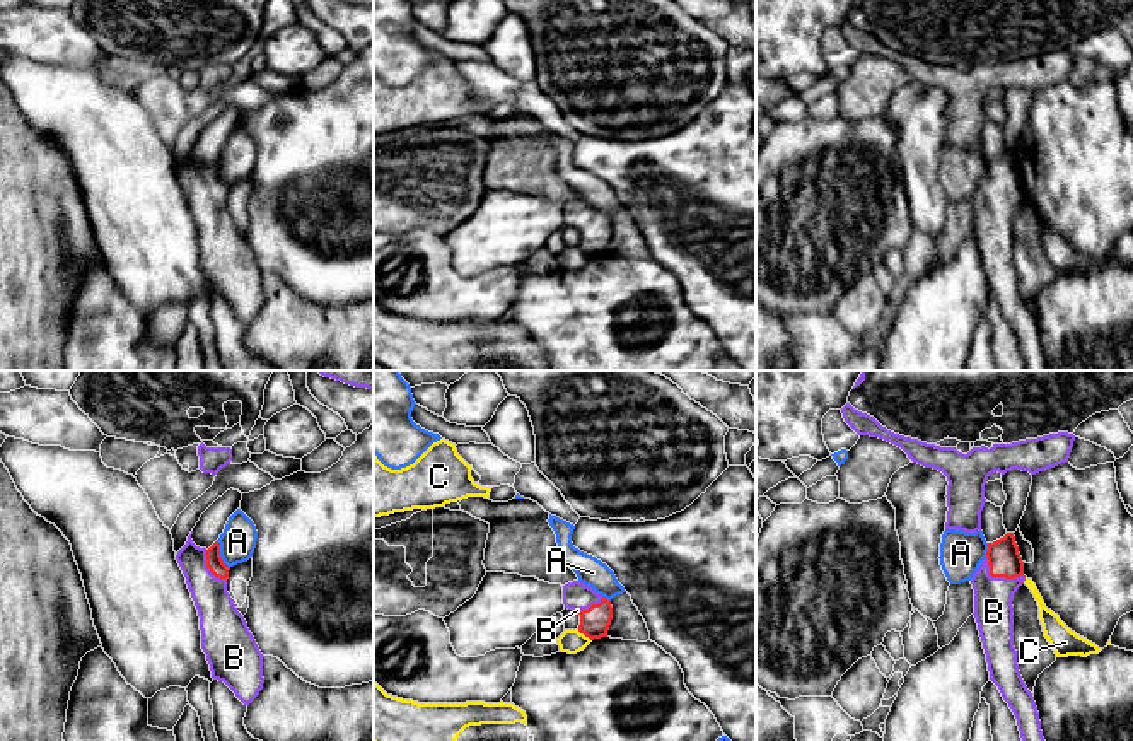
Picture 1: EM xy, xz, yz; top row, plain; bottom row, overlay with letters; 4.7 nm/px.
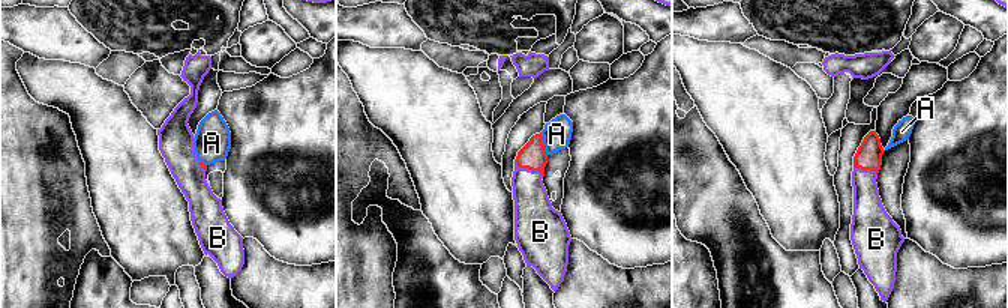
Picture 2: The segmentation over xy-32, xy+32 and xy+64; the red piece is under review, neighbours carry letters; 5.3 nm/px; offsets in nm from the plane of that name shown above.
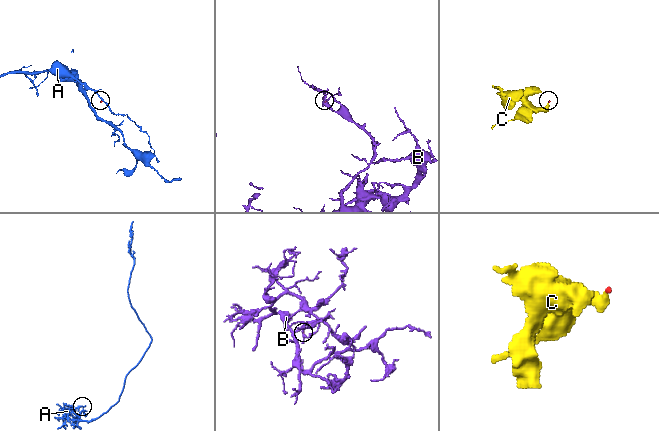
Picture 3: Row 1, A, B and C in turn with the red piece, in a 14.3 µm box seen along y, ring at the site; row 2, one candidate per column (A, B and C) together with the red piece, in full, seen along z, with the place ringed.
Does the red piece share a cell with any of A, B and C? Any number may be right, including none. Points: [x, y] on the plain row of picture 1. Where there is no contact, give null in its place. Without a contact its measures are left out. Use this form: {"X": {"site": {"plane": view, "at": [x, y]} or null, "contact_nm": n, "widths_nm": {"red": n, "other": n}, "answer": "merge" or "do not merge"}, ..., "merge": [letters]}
{"A": {"site": {"plane": "xy", "at": [219, 173]}, "contact_nm": 160, "widths_nm": {"red": 80, "other": 170}, "answer": "do not merge"}, "B": {"site": {"plane": "yz", "at": [999, 193]}, "contact_nm": 200, "widths_nm": {"red": 160, "other": 190}, "answer": "merge"}, "C": {"site": {"plane": "xz", "at": [584, 251]}, "contact_nm": 90, "widths_nm": {"red": 140, "other": 110}, "answer": "do not merge"}, "merge": ["B"]}

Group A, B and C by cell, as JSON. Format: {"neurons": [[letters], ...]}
{"neurons": [["A"], ["B"], ["C"]]}

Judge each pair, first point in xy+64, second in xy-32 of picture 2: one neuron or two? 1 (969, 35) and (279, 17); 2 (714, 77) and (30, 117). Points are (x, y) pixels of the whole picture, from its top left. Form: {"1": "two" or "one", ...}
{"1": "one", "2": "two"}

